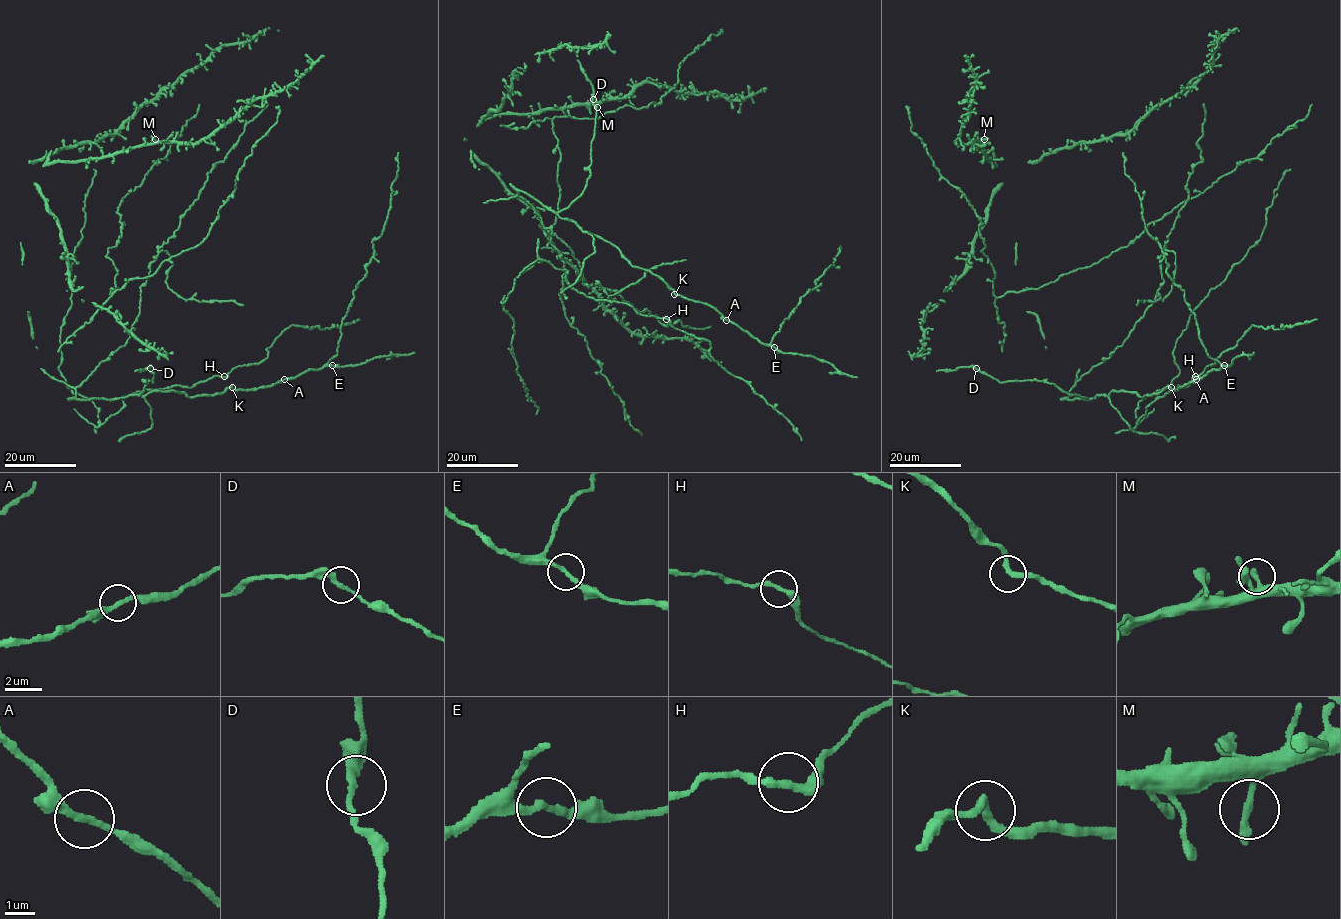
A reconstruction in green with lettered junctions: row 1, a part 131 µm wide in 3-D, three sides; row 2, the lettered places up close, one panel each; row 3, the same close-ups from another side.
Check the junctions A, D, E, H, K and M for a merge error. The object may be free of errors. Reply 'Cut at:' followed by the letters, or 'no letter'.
Cut at: no letter

